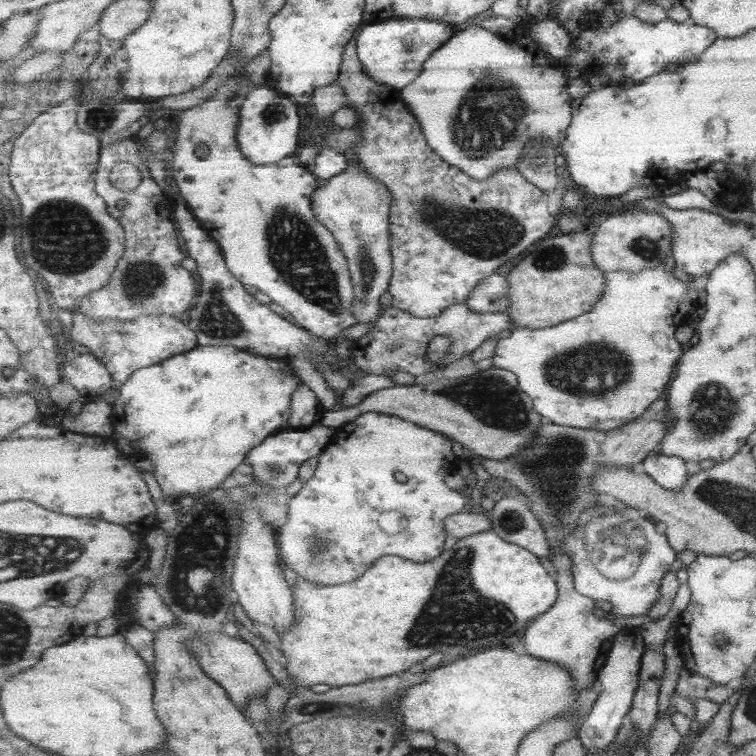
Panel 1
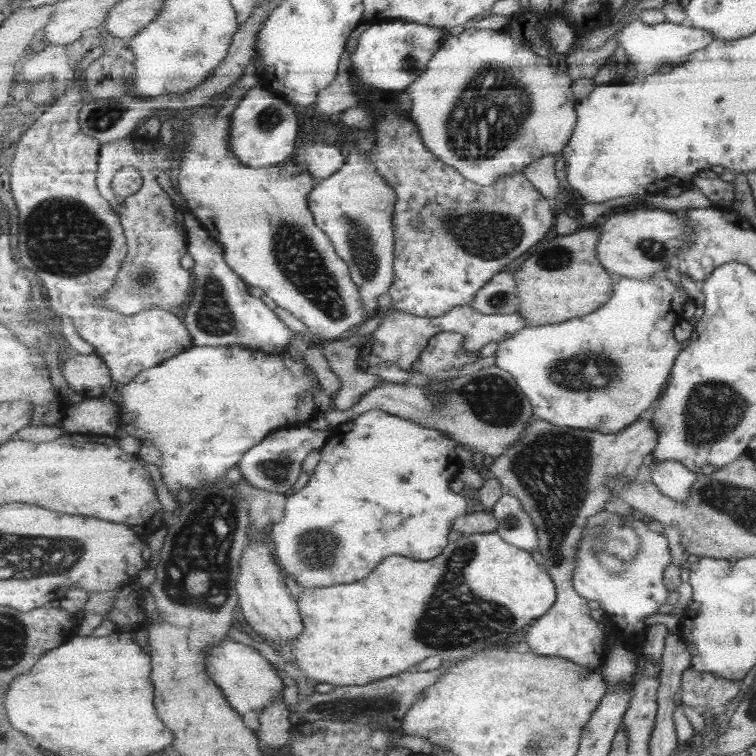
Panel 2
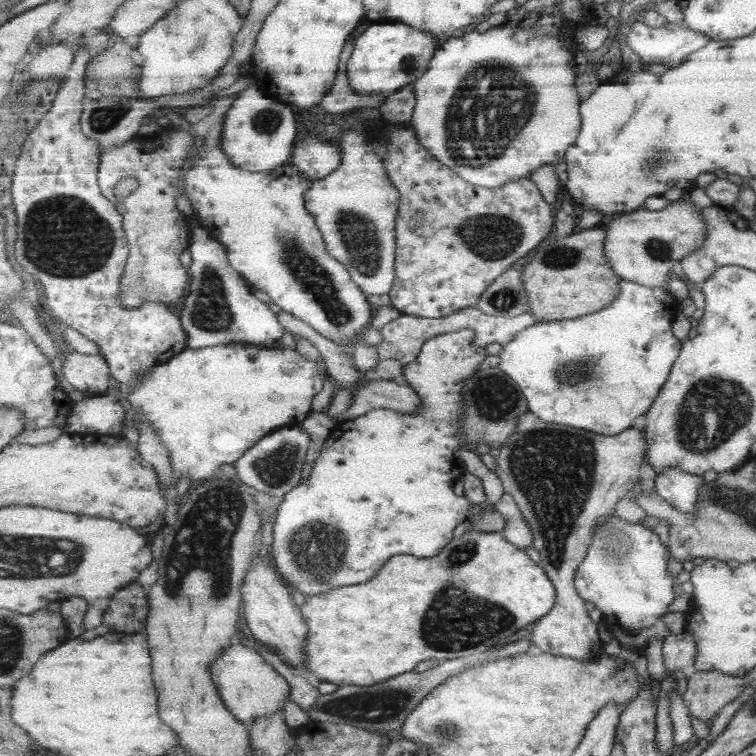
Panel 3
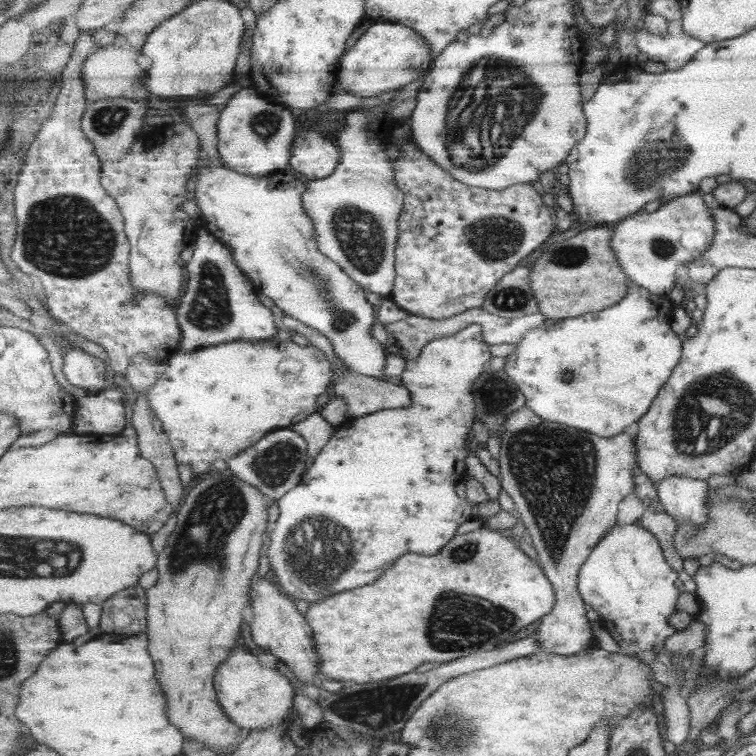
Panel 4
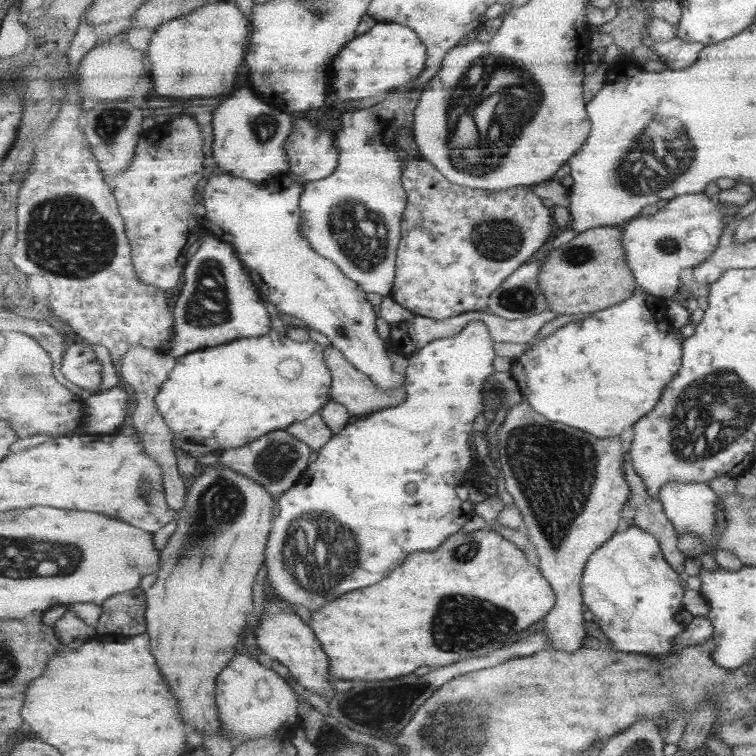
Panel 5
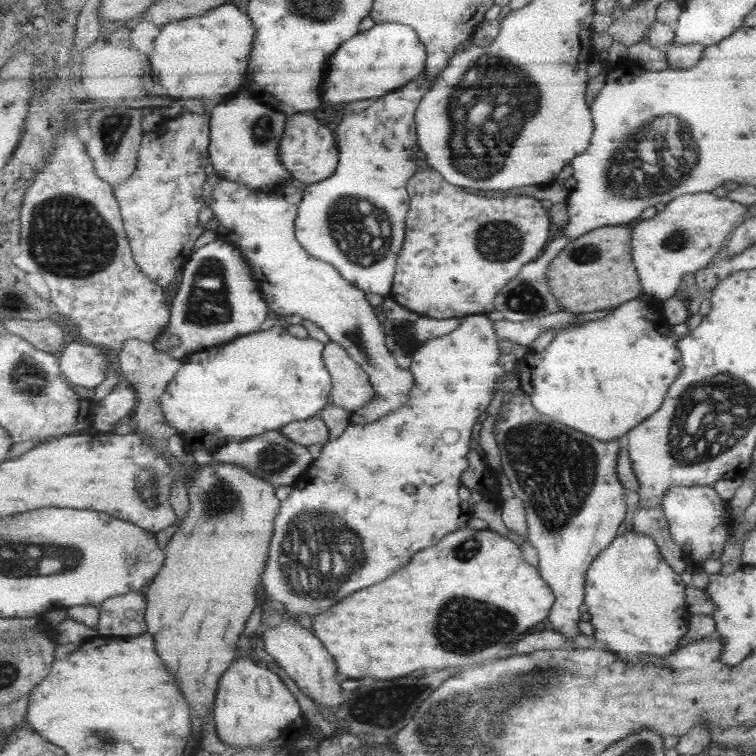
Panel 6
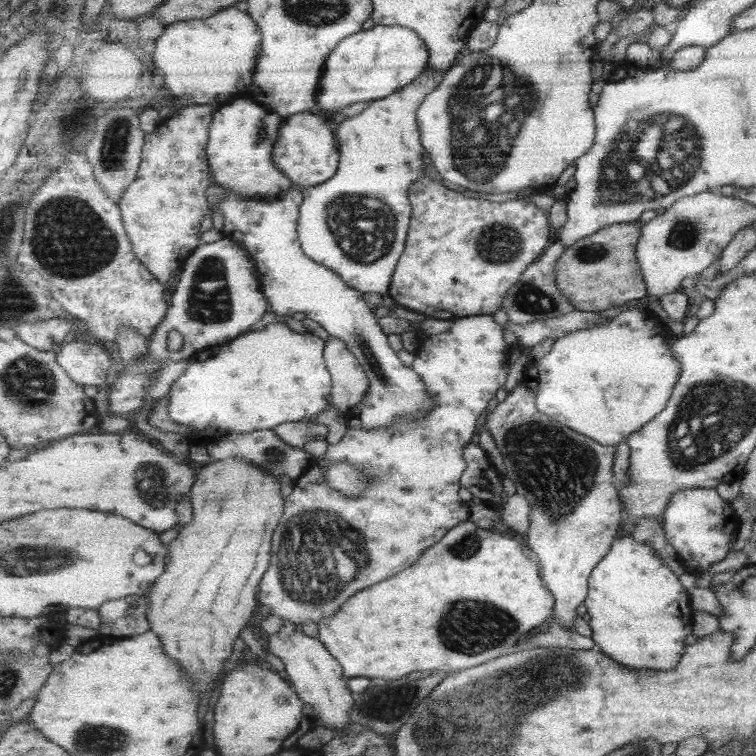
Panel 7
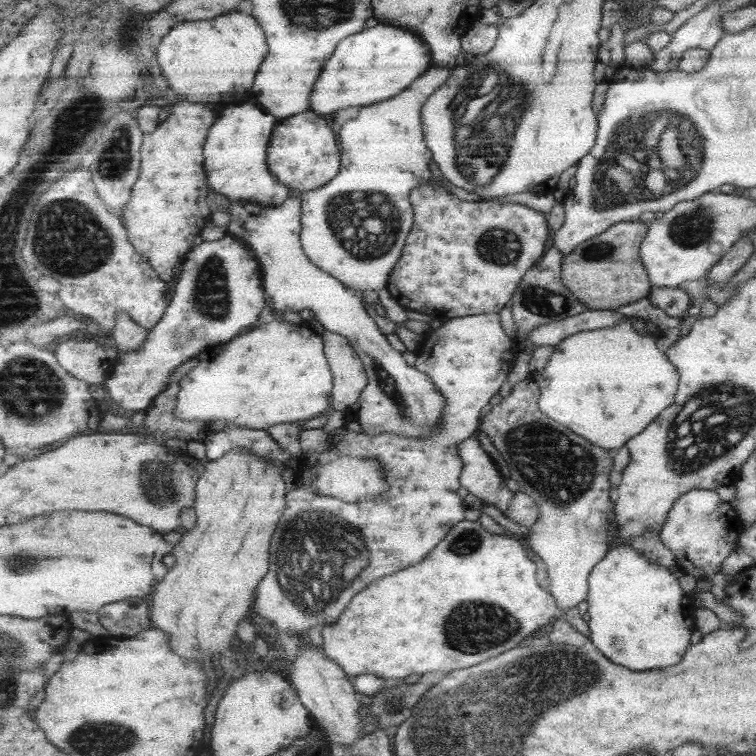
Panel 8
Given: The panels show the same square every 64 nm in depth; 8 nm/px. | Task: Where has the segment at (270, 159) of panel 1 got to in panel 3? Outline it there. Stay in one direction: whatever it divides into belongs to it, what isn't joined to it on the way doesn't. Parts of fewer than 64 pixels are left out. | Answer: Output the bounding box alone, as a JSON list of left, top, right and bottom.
[222,84,297,172]

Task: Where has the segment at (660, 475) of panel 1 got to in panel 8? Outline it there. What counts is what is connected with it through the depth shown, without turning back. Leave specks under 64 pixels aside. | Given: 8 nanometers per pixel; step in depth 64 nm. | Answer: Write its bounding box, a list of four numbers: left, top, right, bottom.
[658,489,741,578]

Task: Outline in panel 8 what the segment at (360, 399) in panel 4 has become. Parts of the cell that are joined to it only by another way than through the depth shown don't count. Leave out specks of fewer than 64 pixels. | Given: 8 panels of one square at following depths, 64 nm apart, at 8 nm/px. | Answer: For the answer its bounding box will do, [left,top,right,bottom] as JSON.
[321,328,368,412]

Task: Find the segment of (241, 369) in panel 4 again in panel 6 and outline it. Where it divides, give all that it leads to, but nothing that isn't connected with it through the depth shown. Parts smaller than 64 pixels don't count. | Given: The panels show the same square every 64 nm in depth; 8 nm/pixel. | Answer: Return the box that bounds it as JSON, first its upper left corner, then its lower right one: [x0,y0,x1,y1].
[161,326,332,452]

